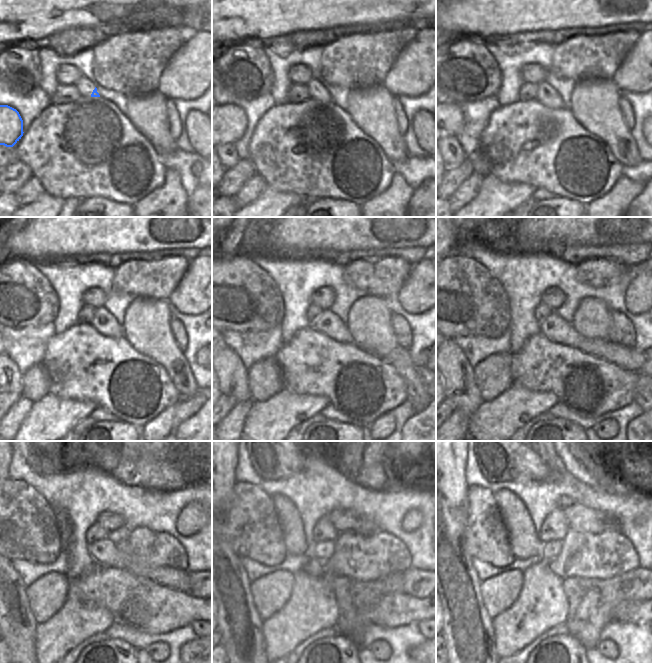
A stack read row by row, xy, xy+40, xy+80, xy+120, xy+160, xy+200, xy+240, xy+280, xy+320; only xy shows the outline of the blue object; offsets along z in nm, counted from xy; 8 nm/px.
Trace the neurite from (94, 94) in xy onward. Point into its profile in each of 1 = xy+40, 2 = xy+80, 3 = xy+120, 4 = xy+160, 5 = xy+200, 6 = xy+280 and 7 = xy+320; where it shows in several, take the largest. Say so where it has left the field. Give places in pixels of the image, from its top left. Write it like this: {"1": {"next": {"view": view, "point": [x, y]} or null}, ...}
{"1": {"next": {"view": "xy+40", "point": [322, 94]}}, "2": {"next": {"view": "xy+80", "point": [548, 97]}}, "3": {"next": {"view": "xy+120", "point": [103, 321]}}, "4": {"next": {"view": "xy+160", "point": [328, 323]}}, "5": {"next": {"view": "xy+200", "point": [555, 328]}}, "6": {"next": {"view": "xy+280", "point": [324, 550]}}, "7": {"next": {"view": "xy+320", "point": [549, 550]}}}

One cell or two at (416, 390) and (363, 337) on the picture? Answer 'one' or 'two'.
one

